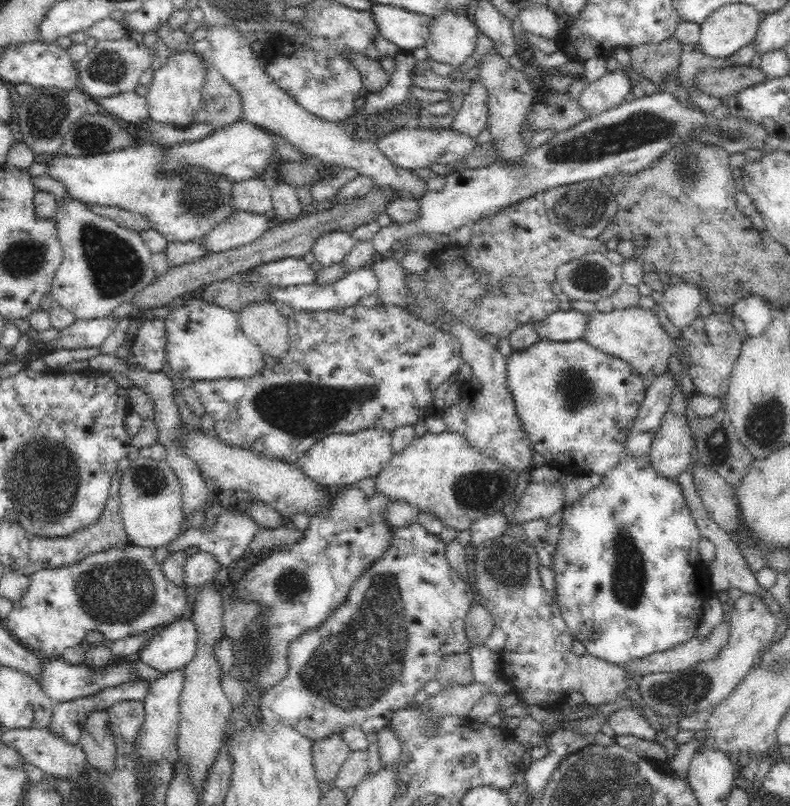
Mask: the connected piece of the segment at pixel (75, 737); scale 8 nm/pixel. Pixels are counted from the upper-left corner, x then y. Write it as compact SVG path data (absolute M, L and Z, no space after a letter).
M150 681L137 683L126 683L117 687L101 690L99 693L84 697L75 698L66 702L55 702L53 715L51 716L48 731L52 735L62 737L68 745L75 745L83 733L83 726L86 718L95 710L106 711L115 702L123 700L143 700L148 694Z

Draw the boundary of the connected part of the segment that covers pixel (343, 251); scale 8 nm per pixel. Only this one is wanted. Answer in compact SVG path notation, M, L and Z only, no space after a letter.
M334 231L321 234L320 238L314 241L311 253L315 261L326 268L342 263L344 257L352 250L356 243L349 231Z

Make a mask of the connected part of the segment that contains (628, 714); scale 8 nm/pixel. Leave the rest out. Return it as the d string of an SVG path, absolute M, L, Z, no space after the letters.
M621 707L610 713L608 726L615 732L615 736L636 736L644 740L655 738L657 731L648 723L645 714L634 708Z

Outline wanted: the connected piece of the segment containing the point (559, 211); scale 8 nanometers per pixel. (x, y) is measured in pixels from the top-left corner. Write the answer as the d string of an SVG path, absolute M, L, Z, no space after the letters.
M598 179L546 189L541 197L551 223L586 238L596 238L616 214L616 199L612 197L612 191Z

